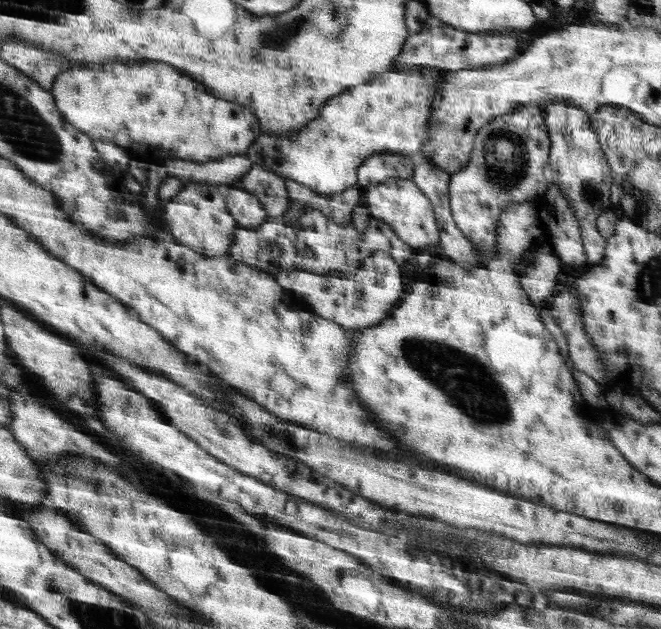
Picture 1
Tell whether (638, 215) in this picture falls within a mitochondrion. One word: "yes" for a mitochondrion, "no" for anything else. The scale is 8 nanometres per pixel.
no

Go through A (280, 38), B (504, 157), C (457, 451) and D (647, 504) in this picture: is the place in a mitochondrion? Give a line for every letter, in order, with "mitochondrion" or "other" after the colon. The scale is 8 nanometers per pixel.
A: mitochondrion
B: mitochondrion
C: other
D: other

